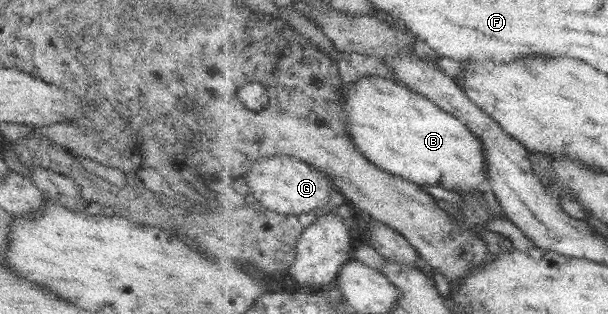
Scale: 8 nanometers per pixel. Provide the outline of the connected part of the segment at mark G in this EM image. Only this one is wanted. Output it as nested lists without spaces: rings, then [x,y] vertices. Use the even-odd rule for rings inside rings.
[[[272,155],[261,158],[253,170],[239,181],[236,191],[247,194],[248,198],[263,202],[268,209],[284,215],[312,213],[315,209],[327,206],[331,200],[331,190],[335,187],[332,179],[317,167],[300,158],[289,155]],[[247,178],[247,180],[245,180]],[[251,194],[251,196],[249,196]]]

